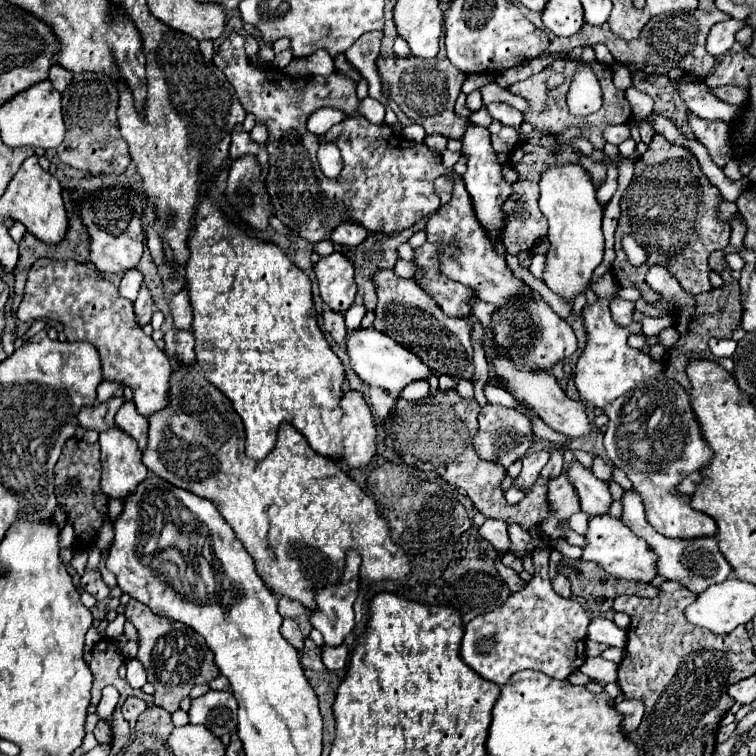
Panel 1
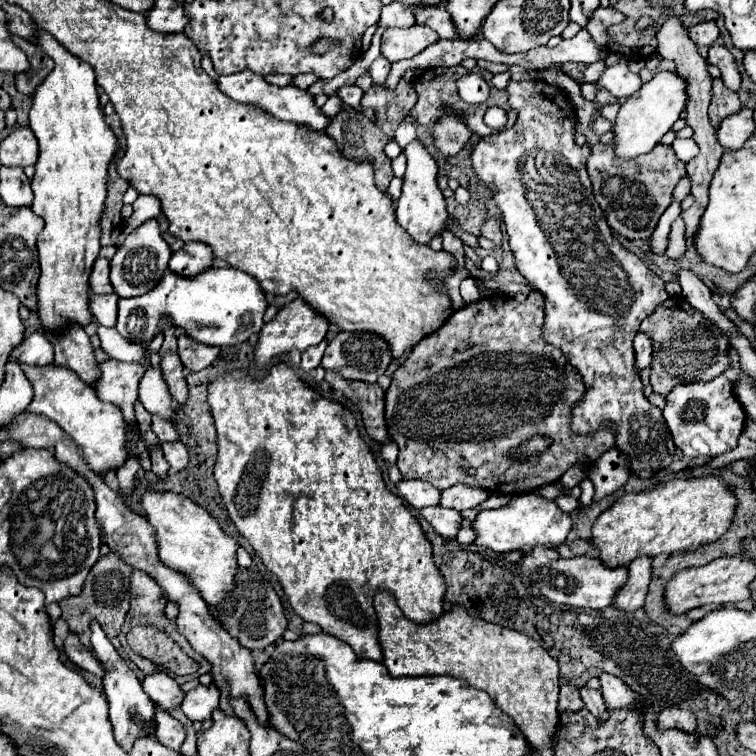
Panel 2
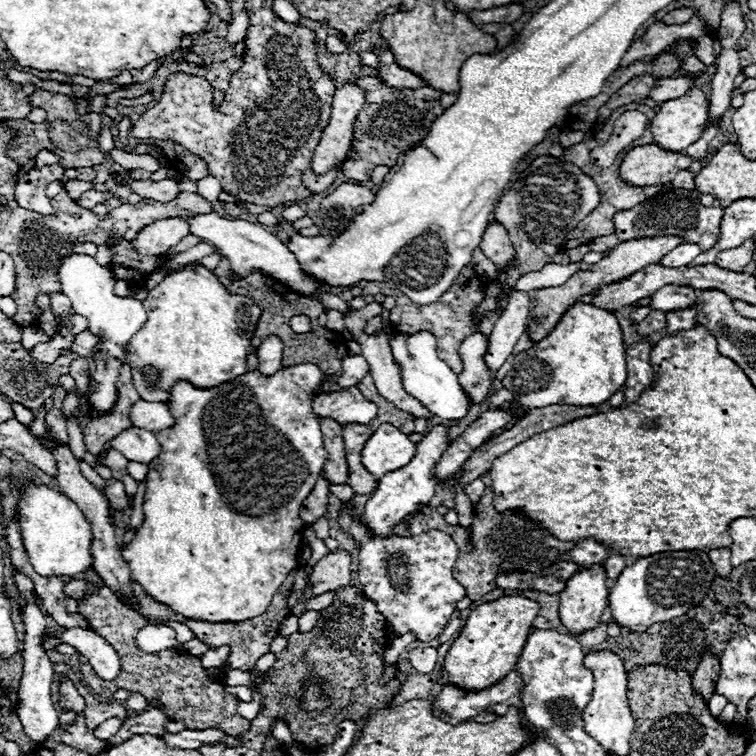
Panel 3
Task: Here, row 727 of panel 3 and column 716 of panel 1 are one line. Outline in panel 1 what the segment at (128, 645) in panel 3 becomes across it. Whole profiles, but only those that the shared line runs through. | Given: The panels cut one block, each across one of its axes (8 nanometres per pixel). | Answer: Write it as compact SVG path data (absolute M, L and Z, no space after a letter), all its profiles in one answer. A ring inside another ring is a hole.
M654 134L644 156L636 160L634 178L620 198L620 220L616 228L616 260L612 264L612 274L620 286L632 286L640 290L644 300L658 300L660 296L646 284L644 276L652 264L666 266L680 286L688 294L710 292L712 284L708 280L710 266L708 256L728 246L732 228L728 222L718 218L718 206L722 204L720 190L706 178L700 170L698 160L688 152L688 148L670 144L664 136ZM630 234L648 250L648 262L640 268L628 264L622 250L622 236Z

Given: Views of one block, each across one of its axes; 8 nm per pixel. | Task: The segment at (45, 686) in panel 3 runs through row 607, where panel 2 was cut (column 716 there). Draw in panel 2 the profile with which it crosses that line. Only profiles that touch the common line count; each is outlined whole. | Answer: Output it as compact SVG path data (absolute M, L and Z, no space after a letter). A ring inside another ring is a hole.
M700 22L696 26L692 26L692 42L698 46L712 46L718 38L720 30L716 26L716 22Z

